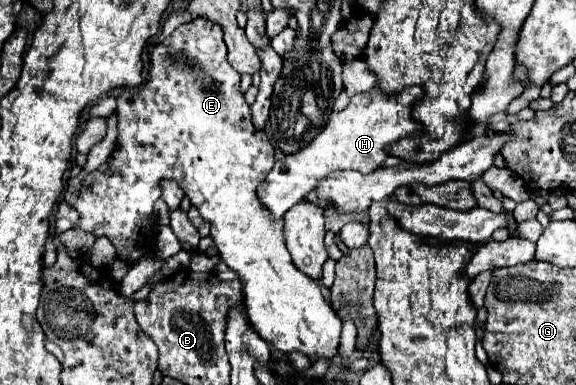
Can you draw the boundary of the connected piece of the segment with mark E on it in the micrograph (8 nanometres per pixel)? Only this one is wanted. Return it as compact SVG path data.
M193 19L191 23L177 27L167 43L169 51L155 51L151 55L151 79L143 83L135 95L117 97L117 145L107 163L87 173L83 179L81 195L75 203L75 209L81 215L77 227L91 231L97 237L109 237L119 259L127 261L127 265L137 263L153 249L155 223L151 217L153 205L161 197L159 181L175 179L183 187L185 195L189 195L191 203L199 209L201 217L211 223L211 237L221 259L237 271L245 295L247 315L261 339L285 355L295 349L309 357L335 357L341 335L341 319L329 303L325 303L319 285L293 265L285 239L281 237L283 221L273 221L273 217L269 217L265 207L257 201L255 189L275 163L275 147L267 133L257 131L253 125L251 105L247 105L239 89L241 75L227 61L227 45L223 41L221 27L205 19Z

